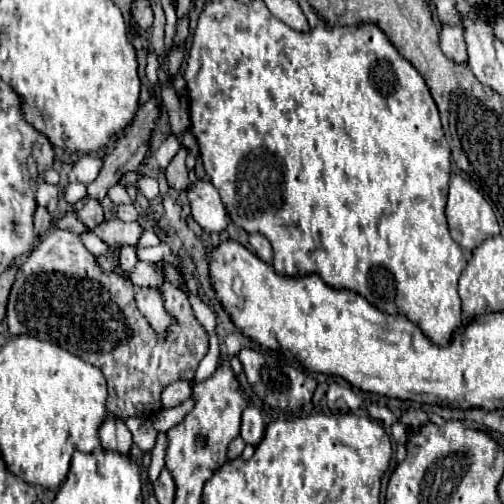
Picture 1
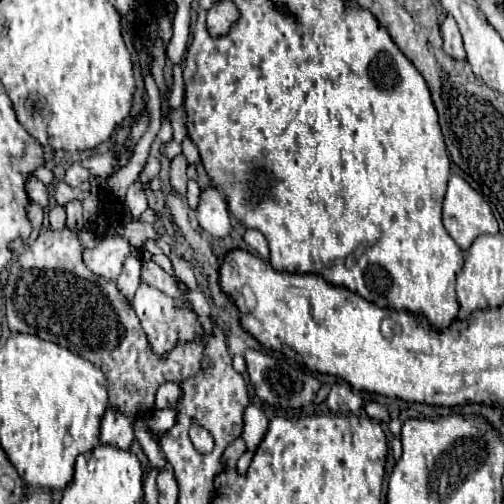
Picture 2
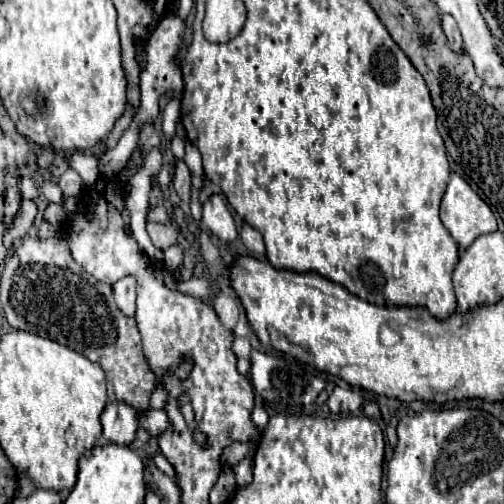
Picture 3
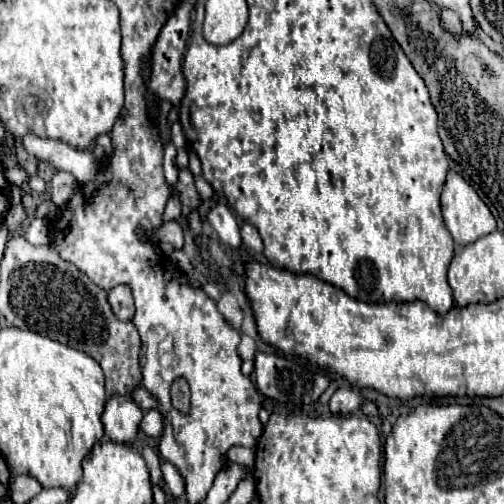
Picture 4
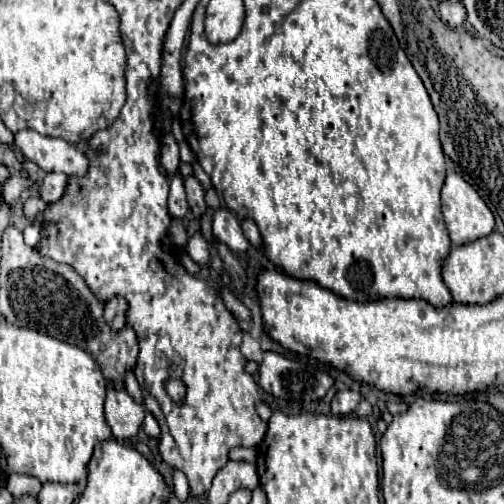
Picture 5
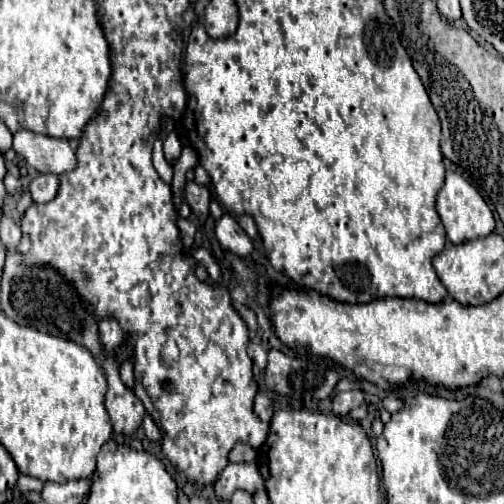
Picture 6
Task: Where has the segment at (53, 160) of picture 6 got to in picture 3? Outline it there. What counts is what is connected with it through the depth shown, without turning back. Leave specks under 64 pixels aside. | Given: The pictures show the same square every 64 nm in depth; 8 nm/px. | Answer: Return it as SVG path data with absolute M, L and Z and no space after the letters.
M74 152L70 156L70 168L74 168L86 184L94 184L98 180L98 166L96 166L96 156Z

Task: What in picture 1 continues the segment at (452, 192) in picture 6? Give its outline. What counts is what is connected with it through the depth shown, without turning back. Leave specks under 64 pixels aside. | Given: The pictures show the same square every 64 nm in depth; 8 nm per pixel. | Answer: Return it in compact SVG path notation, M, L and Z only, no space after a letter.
M452 176L450 180L450 192L448 192L448 206L446 206L446 216L448 216L448 226L452 238L470 254L474 248L478 248L484 240L498 236L498 220L490 208L490 204L484 200L484 196L462 176Z

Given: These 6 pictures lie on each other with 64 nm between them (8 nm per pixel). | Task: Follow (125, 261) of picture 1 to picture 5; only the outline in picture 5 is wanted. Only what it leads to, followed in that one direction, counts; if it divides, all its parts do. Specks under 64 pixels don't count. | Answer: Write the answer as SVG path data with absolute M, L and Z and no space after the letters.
M114 296L114 298L108 300L106 310L104 310L104 316L106 316L108 324L110 324L114 330L120 330L120 328L126 324L126 310L128 310L126 298Z

